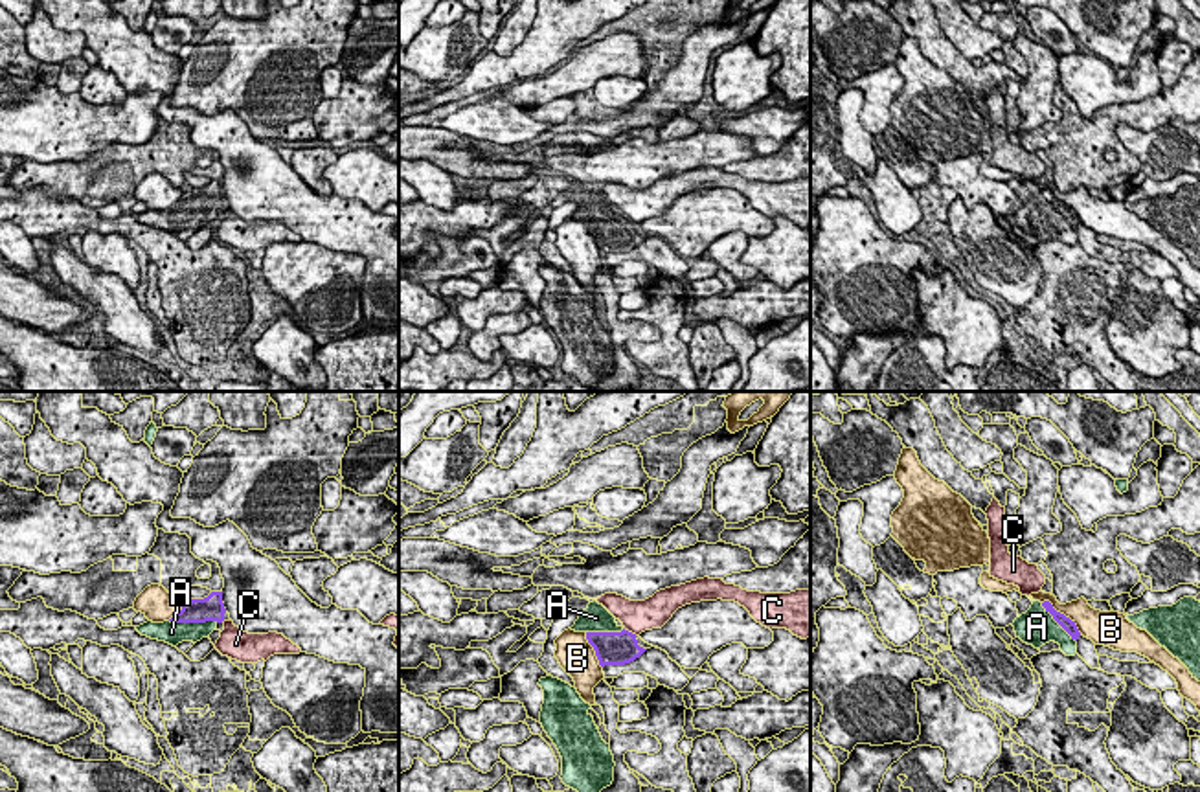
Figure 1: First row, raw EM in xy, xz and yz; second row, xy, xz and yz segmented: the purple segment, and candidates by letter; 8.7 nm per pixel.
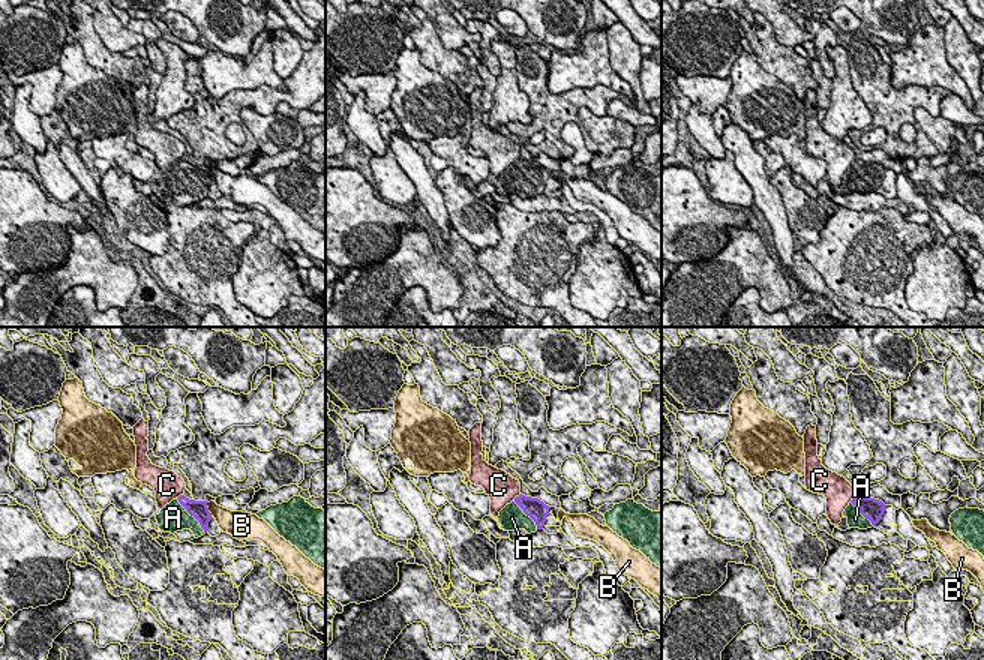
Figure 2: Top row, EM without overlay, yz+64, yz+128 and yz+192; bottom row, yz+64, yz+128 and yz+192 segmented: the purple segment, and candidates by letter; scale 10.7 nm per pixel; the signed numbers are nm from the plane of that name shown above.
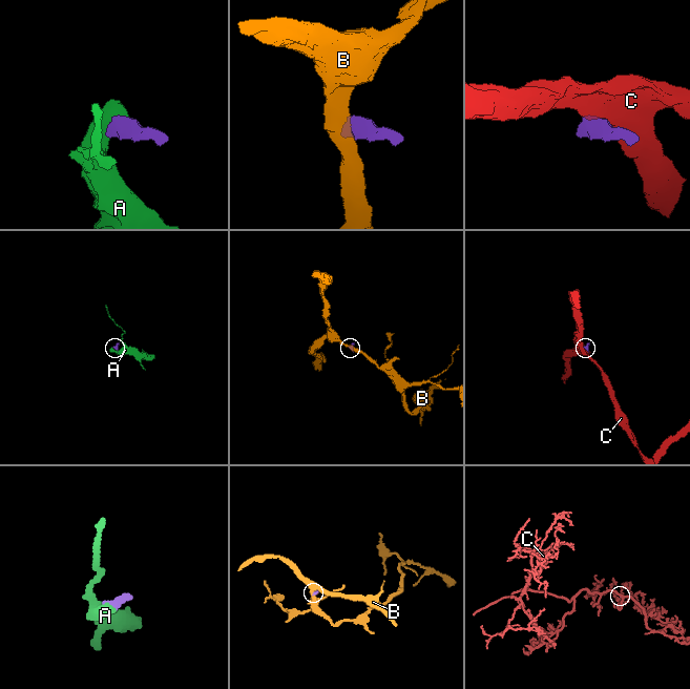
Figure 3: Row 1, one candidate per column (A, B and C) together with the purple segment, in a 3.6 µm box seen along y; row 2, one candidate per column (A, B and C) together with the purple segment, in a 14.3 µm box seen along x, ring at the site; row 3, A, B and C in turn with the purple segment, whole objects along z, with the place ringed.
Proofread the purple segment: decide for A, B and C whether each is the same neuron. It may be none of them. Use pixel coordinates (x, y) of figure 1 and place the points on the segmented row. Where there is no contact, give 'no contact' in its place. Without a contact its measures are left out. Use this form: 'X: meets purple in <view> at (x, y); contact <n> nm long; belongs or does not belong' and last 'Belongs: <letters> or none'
A: meets purple in xy at (193, 622); contact 440 nm long; belongs
B: meets purple in yz at (1063, 614); contact 440 nm long; does not belong
C: meets purple in xz at (631, 633); contact 140 nm long; does not belong
Belongs: A

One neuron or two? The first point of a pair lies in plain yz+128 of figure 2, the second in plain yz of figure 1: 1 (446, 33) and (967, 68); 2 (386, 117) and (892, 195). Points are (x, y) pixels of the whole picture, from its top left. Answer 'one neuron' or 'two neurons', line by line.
1: two neurons
2: two neurons

